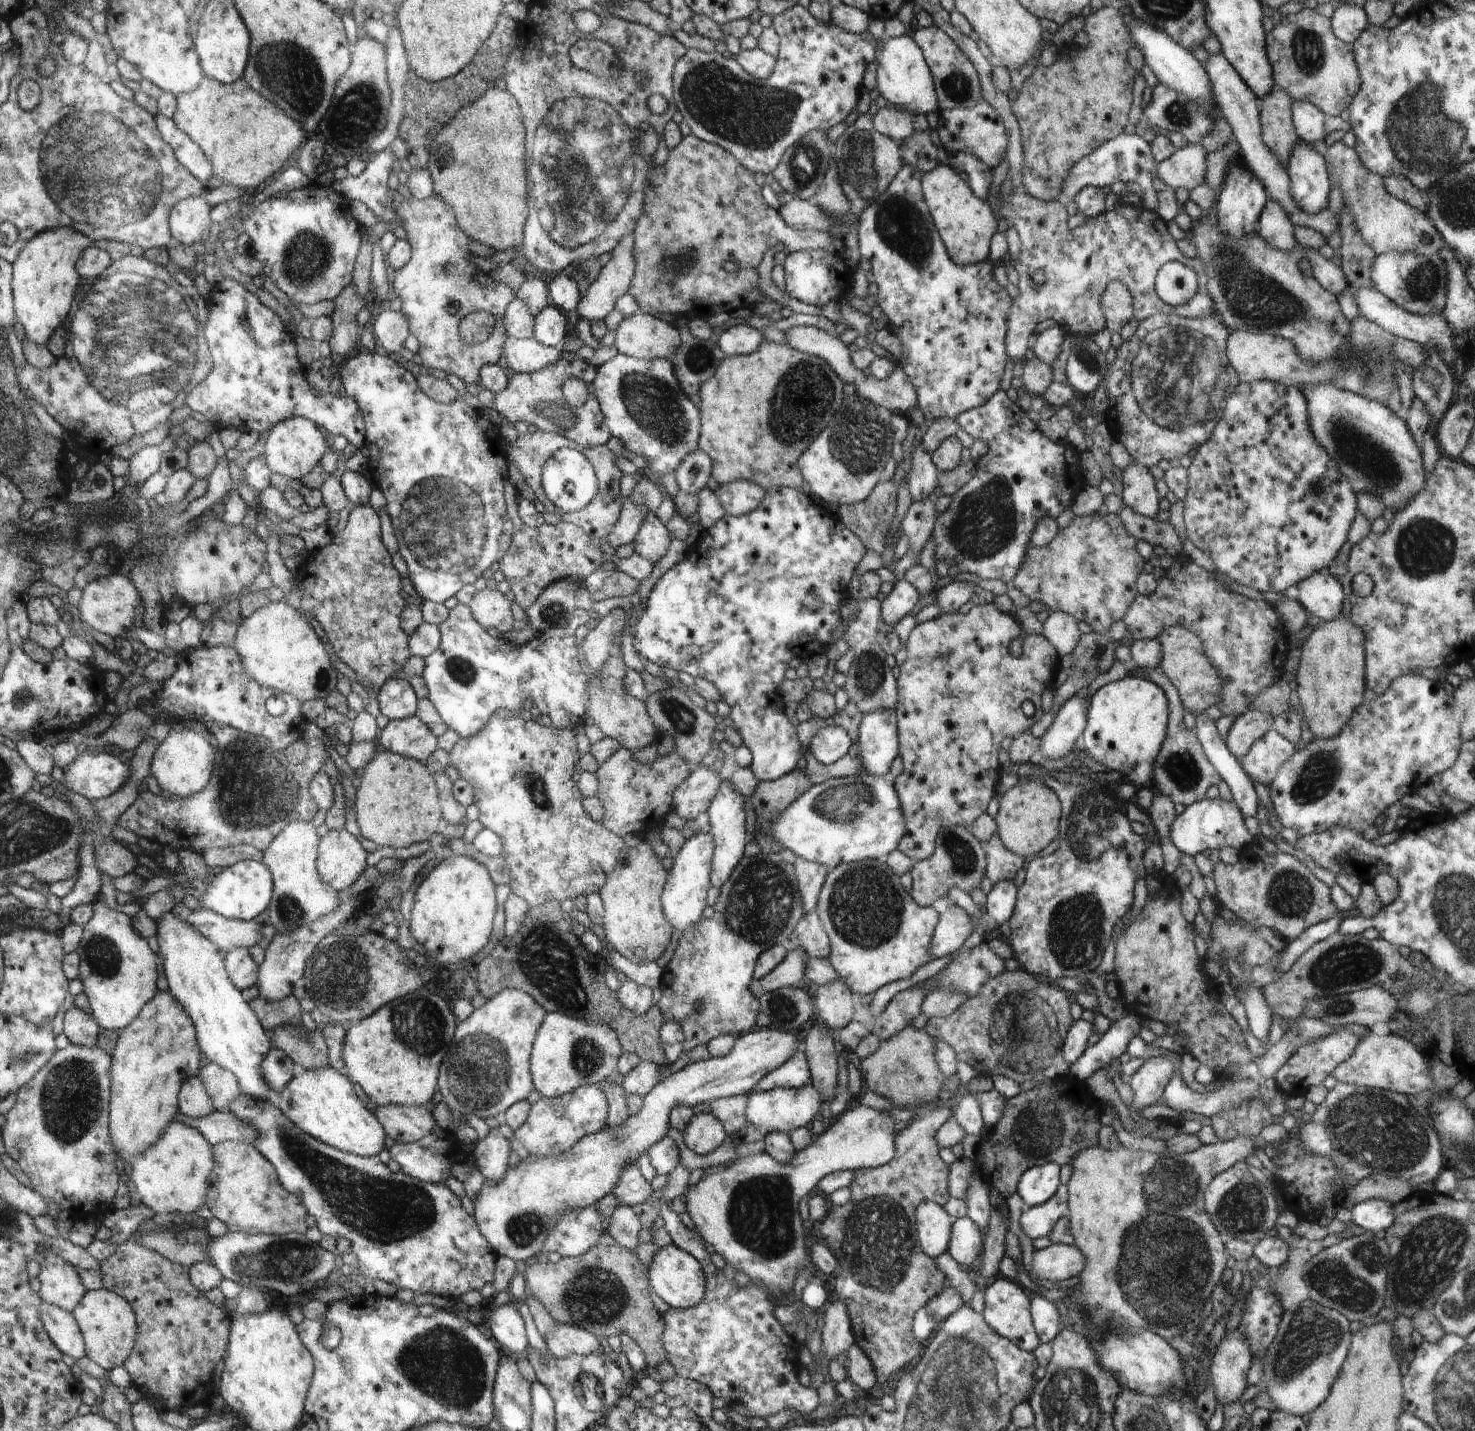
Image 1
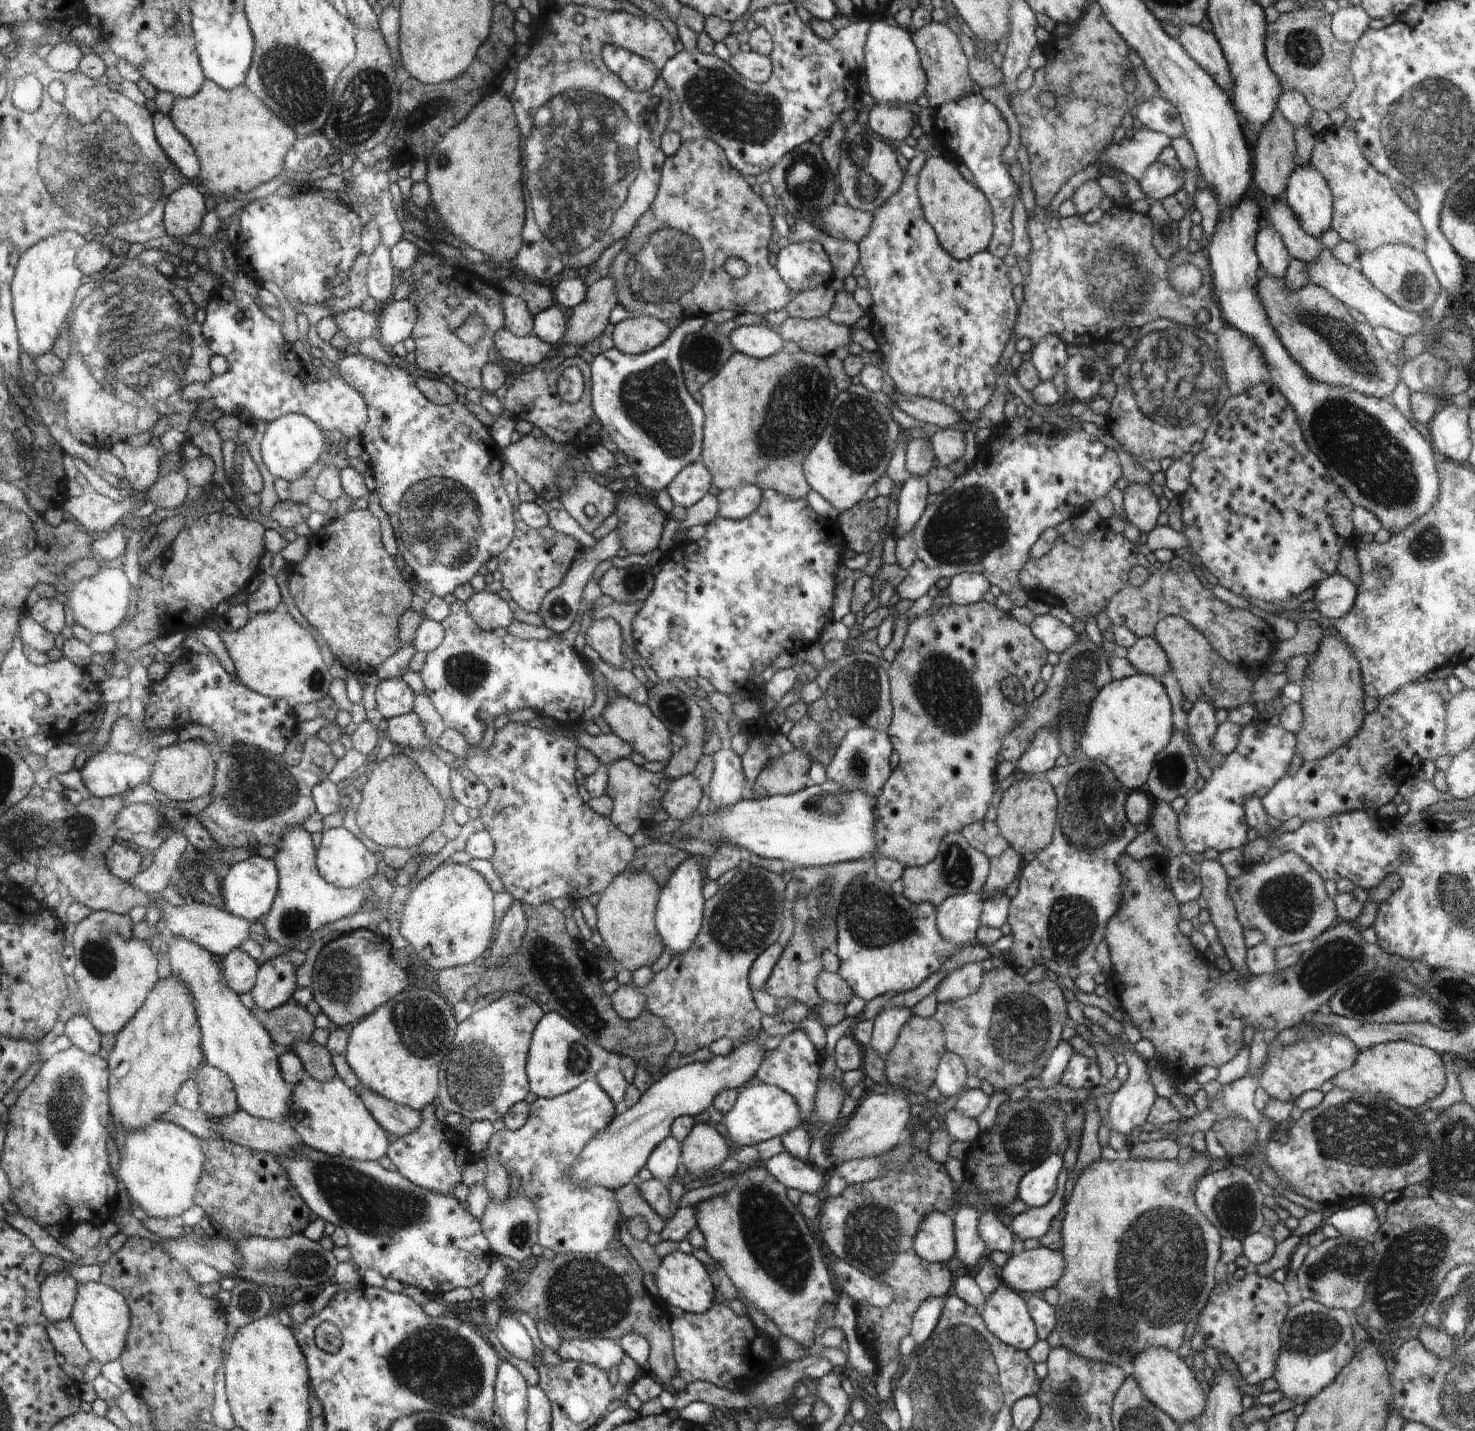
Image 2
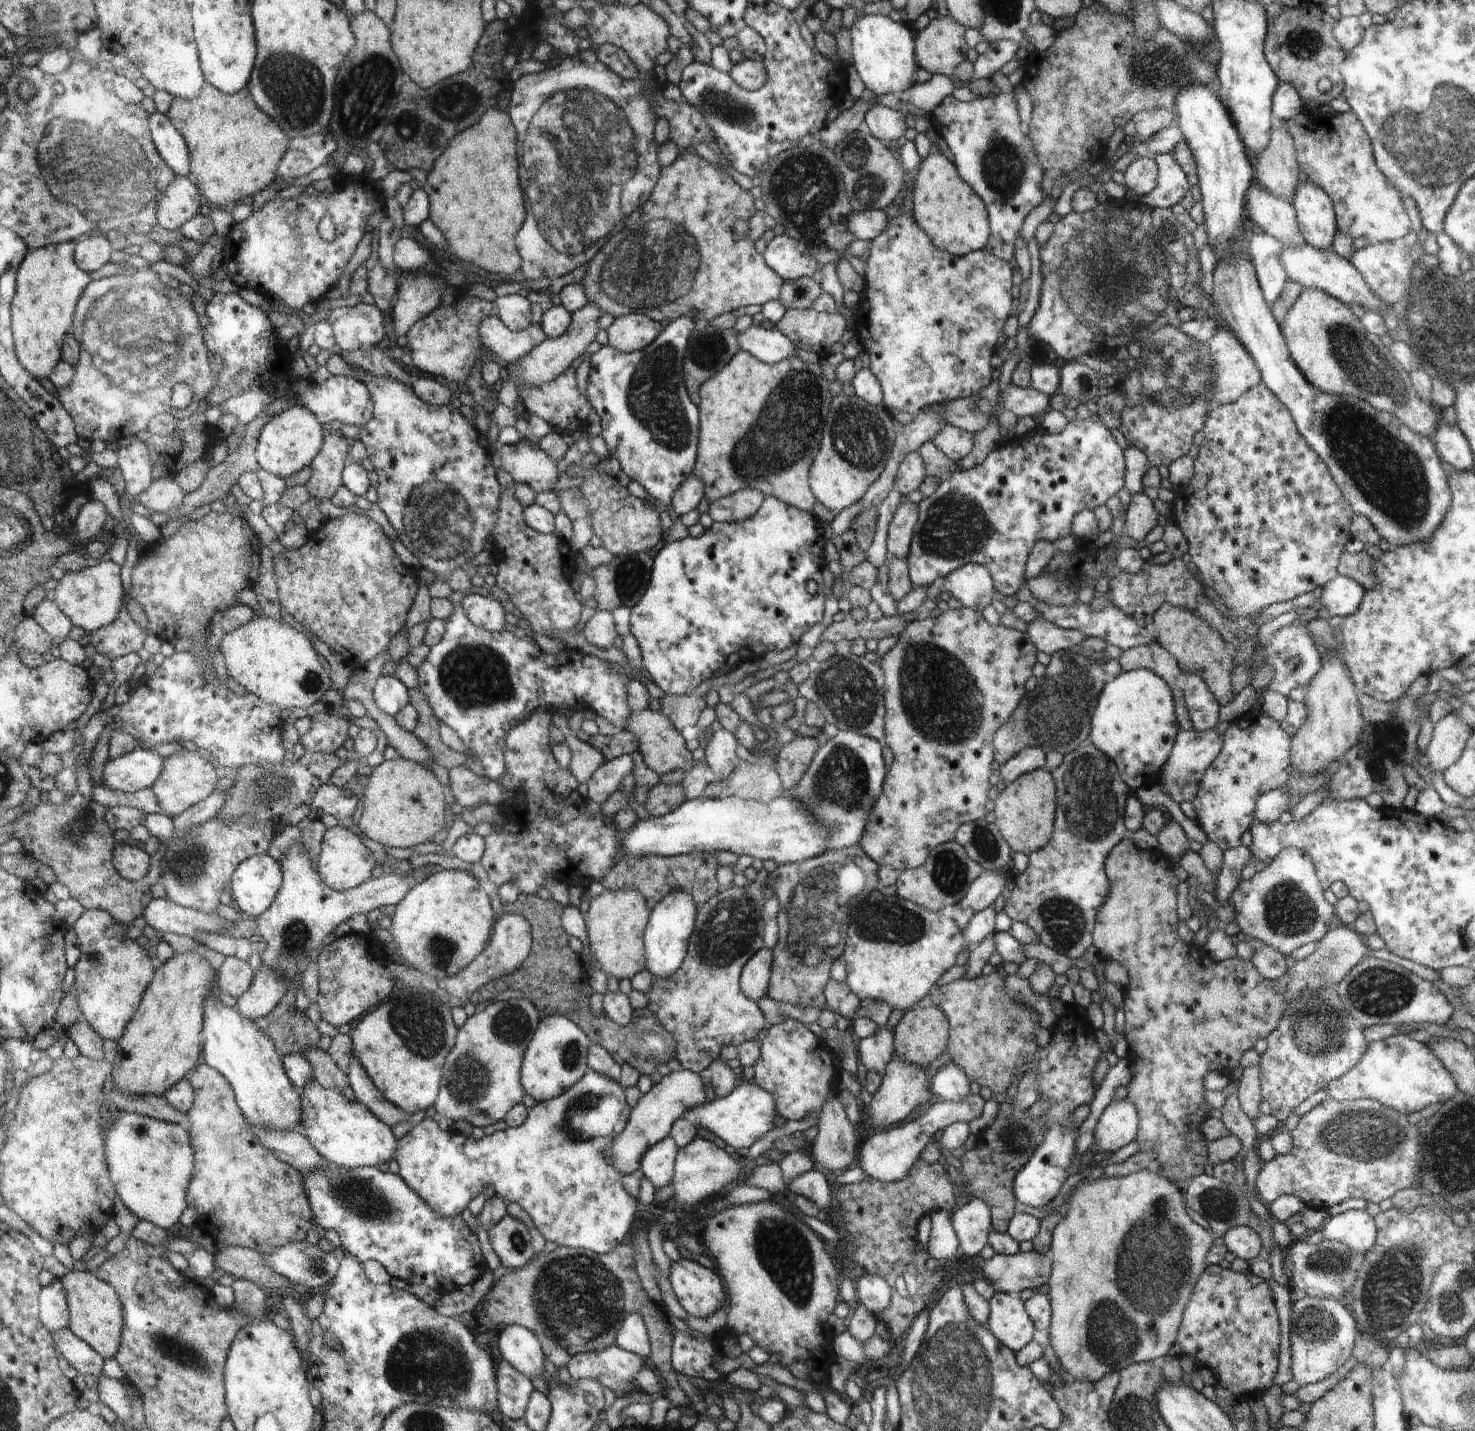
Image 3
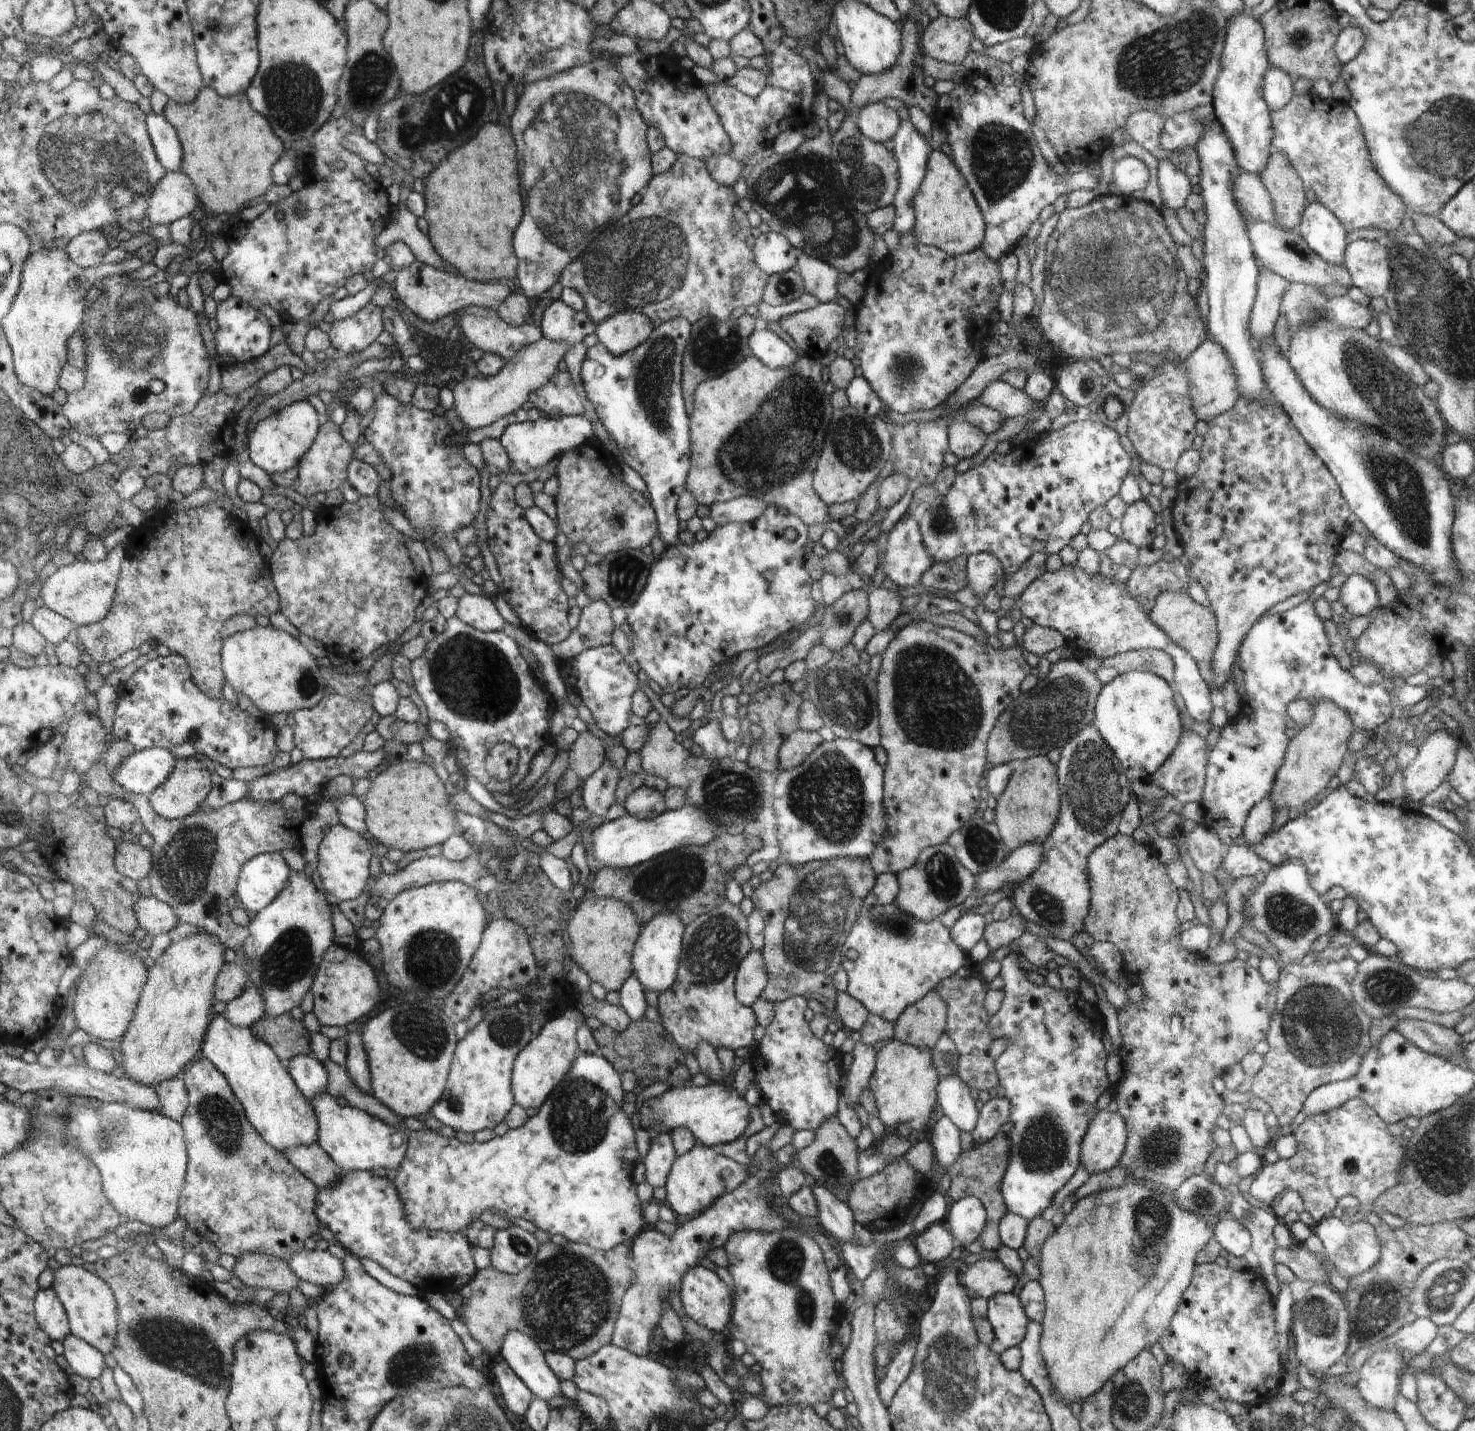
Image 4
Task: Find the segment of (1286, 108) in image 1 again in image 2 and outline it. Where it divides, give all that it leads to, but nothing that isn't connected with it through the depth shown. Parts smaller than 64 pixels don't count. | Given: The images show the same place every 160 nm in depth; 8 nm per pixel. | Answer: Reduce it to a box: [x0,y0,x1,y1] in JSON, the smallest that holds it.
[1253,109,1297,199]

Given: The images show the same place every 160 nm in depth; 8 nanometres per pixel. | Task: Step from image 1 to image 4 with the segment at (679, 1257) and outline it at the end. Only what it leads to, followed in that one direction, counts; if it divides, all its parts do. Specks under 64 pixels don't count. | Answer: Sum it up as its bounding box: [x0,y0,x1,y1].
[678,1265,733,1332]

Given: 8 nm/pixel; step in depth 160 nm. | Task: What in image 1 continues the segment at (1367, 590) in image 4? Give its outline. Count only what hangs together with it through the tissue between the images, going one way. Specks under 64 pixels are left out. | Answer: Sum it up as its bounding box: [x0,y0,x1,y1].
[1296,569,1346,622]

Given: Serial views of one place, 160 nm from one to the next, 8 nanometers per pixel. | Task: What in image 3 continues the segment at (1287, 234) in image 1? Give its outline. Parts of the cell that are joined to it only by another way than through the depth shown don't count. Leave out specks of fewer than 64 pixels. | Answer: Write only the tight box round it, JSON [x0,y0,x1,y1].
[1248,232,1289,305]

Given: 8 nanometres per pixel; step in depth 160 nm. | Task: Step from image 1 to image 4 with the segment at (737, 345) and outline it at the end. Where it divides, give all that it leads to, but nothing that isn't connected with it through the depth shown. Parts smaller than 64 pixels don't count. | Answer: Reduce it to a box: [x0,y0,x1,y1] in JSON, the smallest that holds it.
[749,329,799,369]

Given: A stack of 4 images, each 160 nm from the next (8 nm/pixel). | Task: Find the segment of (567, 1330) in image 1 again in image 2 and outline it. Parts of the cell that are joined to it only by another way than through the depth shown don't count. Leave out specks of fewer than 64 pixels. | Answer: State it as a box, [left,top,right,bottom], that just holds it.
[557,1337,624,1370]

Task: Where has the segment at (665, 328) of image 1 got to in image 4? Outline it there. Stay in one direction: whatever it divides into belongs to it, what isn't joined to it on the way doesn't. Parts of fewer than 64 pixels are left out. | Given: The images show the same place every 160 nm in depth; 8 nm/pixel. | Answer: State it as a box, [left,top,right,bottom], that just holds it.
[595,310,652,355]

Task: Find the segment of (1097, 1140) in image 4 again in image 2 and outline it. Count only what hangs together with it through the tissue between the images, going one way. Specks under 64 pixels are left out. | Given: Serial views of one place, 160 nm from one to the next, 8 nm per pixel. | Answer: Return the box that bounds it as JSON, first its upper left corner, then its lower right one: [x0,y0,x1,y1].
[1104,1046,1158,1135]

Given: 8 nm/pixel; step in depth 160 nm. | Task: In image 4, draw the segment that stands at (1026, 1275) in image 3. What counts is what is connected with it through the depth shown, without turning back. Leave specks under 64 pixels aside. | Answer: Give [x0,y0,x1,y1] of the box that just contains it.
[962,1259,1021,1299]

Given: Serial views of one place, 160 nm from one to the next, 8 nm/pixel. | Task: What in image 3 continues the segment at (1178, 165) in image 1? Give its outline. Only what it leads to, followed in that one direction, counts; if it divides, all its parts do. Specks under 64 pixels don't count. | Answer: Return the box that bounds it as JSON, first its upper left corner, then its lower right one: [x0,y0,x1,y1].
[1124,154,1158,195]

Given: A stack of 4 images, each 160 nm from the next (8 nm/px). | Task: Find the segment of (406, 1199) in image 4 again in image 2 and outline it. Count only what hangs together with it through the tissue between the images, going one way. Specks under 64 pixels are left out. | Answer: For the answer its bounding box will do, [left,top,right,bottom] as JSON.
[387,1079,620,1255]

